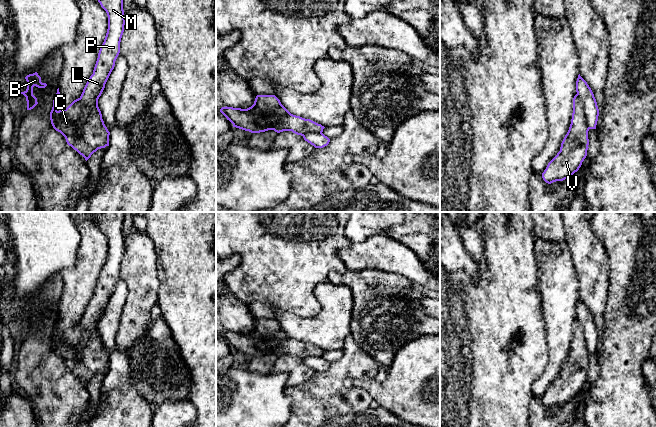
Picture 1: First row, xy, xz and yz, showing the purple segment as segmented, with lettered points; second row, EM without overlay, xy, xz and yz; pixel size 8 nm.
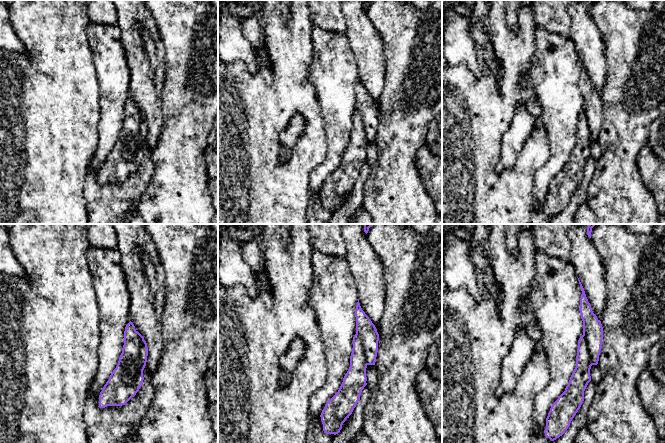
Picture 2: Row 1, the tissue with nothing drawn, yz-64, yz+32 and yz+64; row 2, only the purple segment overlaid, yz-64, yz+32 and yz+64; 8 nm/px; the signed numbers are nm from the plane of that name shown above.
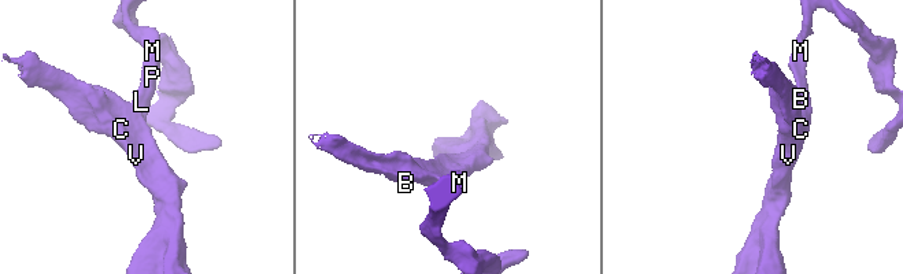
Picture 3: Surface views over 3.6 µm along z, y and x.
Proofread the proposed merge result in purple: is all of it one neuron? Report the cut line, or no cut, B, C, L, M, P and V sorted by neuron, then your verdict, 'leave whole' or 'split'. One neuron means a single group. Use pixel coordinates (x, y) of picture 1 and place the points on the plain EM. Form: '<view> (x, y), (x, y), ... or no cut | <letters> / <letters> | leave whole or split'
yz (576, 318), (582, 325), (586, 347), (589, 352) | B C V / L M P | split

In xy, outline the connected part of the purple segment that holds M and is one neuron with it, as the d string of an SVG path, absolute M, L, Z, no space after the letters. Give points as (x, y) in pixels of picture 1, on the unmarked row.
M102 212L97 215L97 223L108 240L108 253L93 298L87 305L80 323L84 337L88 337L101 320L105 308L114 293L120 277L120 266L124 256L123 221L125 212Z

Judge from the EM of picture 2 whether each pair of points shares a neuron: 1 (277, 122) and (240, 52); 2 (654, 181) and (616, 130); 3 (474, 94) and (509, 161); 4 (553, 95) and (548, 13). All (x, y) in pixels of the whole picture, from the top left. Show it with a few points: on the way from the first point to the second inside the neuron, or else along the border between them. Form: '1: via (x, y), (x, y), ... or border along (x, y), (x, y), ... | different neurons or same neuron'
1: border along (228, 63), (241, 60), (250, 72), (258, 70) | different neurons
2: border along (646, 144), (637, 157), (637, 169), (642, 181) | different neurons
3: border along (510, 125), (502, 137), (502, 148), (496, 170) | different neurons
4: border along (537, 25), (569, 37) | different neurons

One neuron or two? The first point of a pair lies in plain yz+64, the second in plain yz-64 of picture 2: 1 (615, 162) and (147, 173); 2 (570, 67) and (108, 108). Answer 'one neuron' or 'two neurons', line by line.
1: two neurons
2: one neuron

